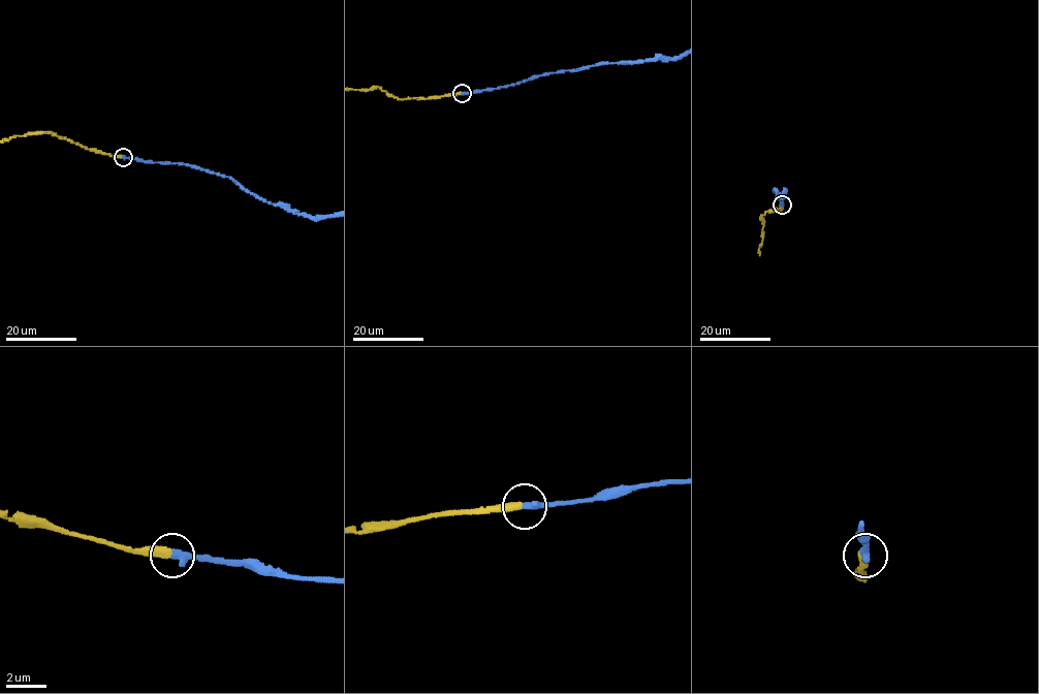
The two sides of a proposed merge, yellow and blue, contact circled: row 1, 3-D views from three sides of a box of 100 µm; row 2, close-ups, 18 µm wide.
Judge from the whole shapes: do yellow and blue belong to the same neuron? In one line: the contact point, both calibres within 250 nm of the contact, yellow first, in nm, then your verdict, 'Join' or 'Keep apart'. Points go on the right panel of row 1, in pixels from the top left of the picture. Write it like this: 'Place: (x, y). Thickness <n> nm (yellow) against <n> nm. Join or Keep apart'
Place: (782, 204). Thickness 400 nm (yellow) against 400 nm. Join

